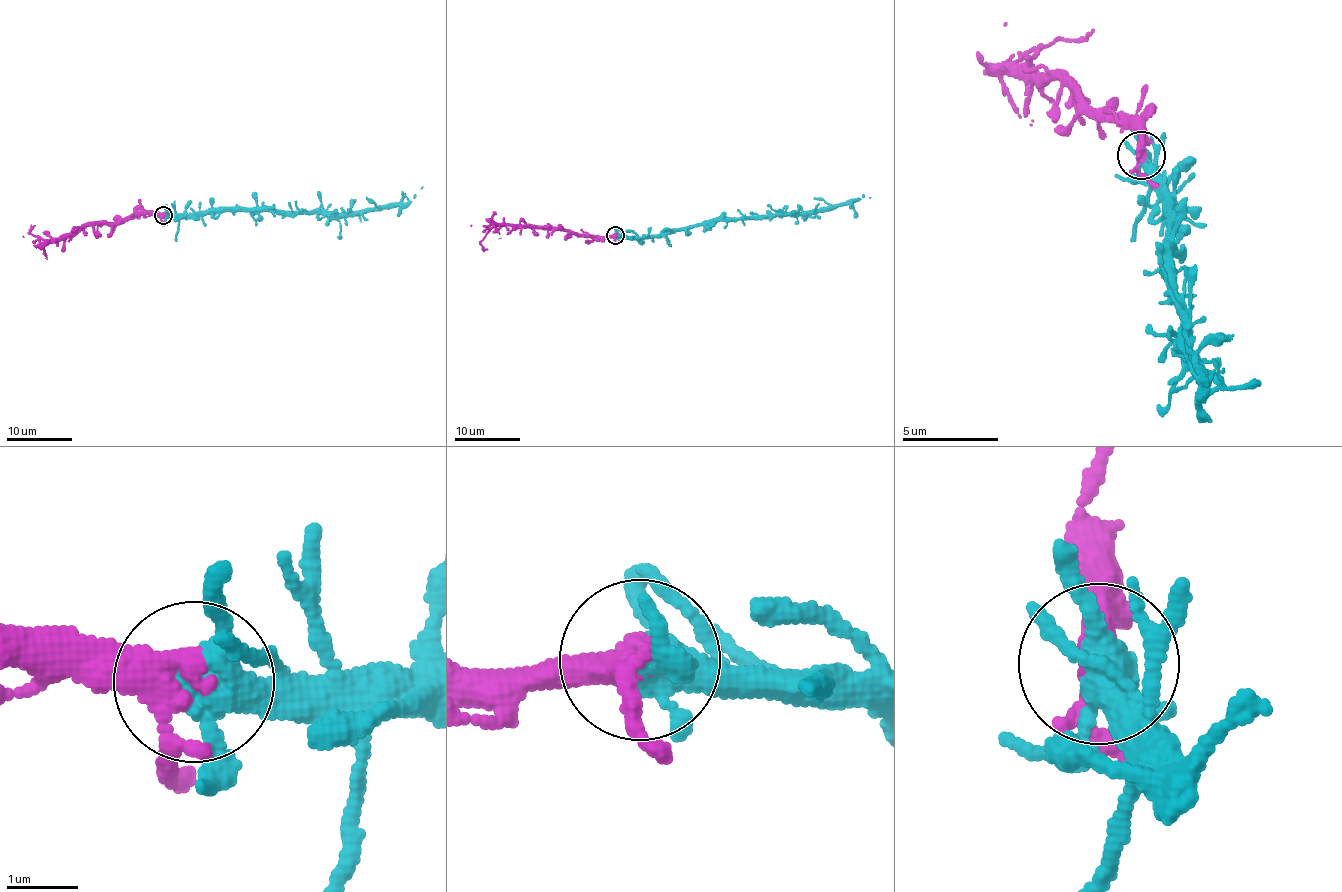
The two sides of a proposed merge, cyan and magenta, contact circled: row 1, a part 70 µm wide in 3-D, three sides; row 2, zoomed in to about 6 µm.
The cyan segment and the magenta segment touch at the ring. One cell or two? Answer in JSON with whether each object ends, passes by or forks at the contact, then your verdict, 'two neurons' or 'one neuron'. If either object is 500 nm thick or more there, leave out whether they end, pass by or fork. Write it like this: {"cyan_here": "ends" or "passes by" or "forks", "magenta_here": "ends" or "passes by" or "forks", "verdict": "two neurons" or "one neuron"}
{"cyan_here": "forks", "magenta_here": "forks", "verdict": "one neuron"}

